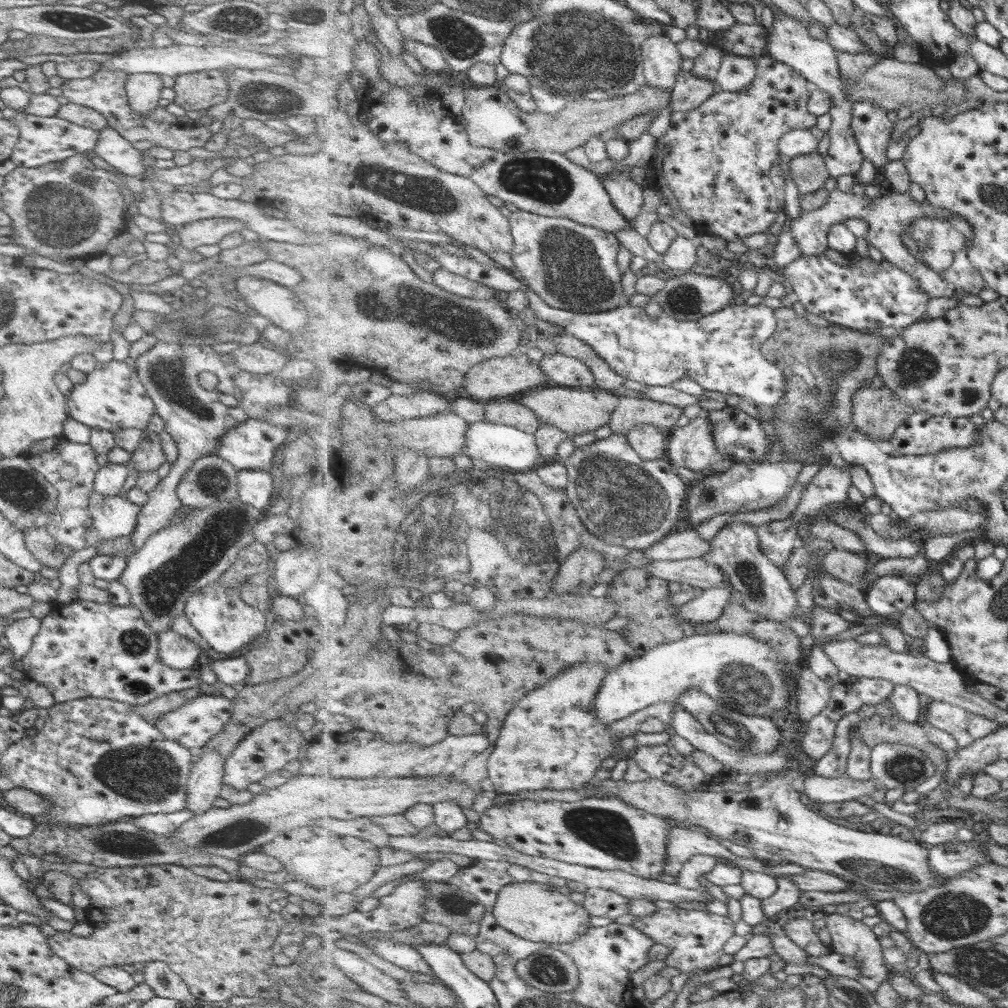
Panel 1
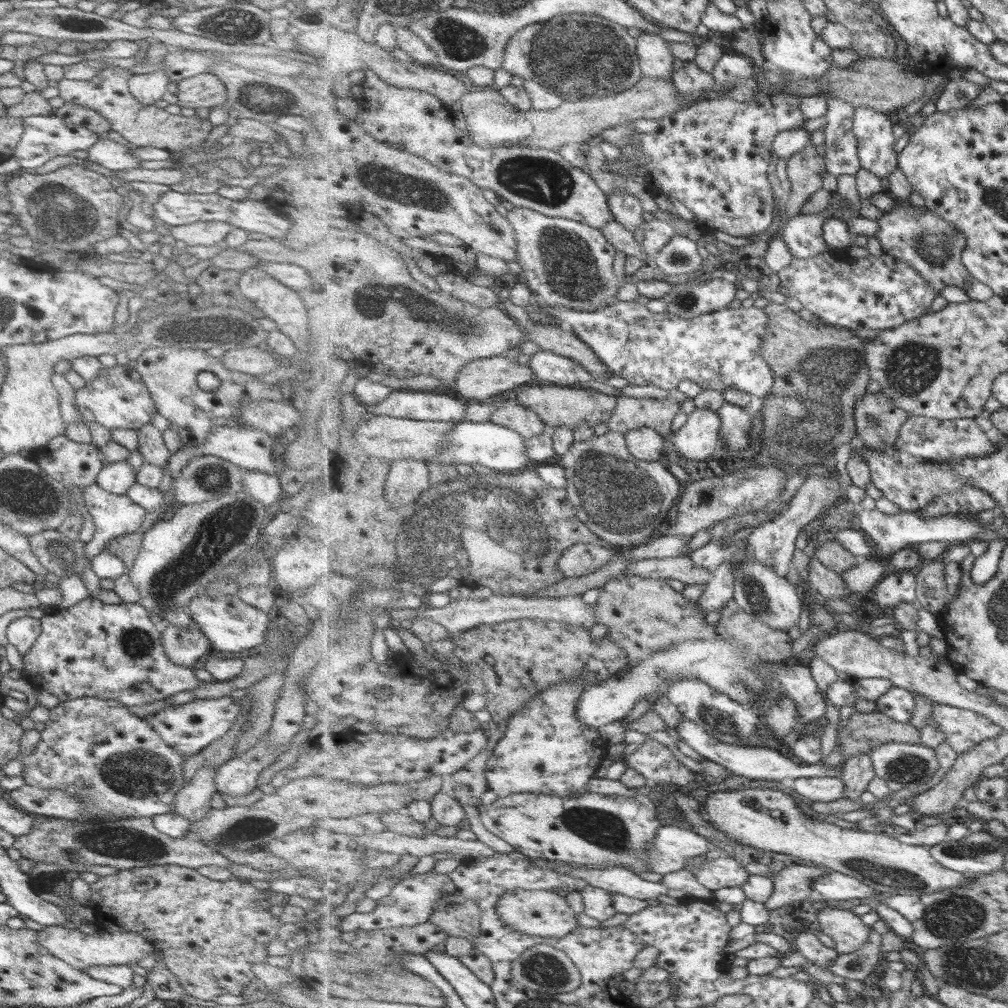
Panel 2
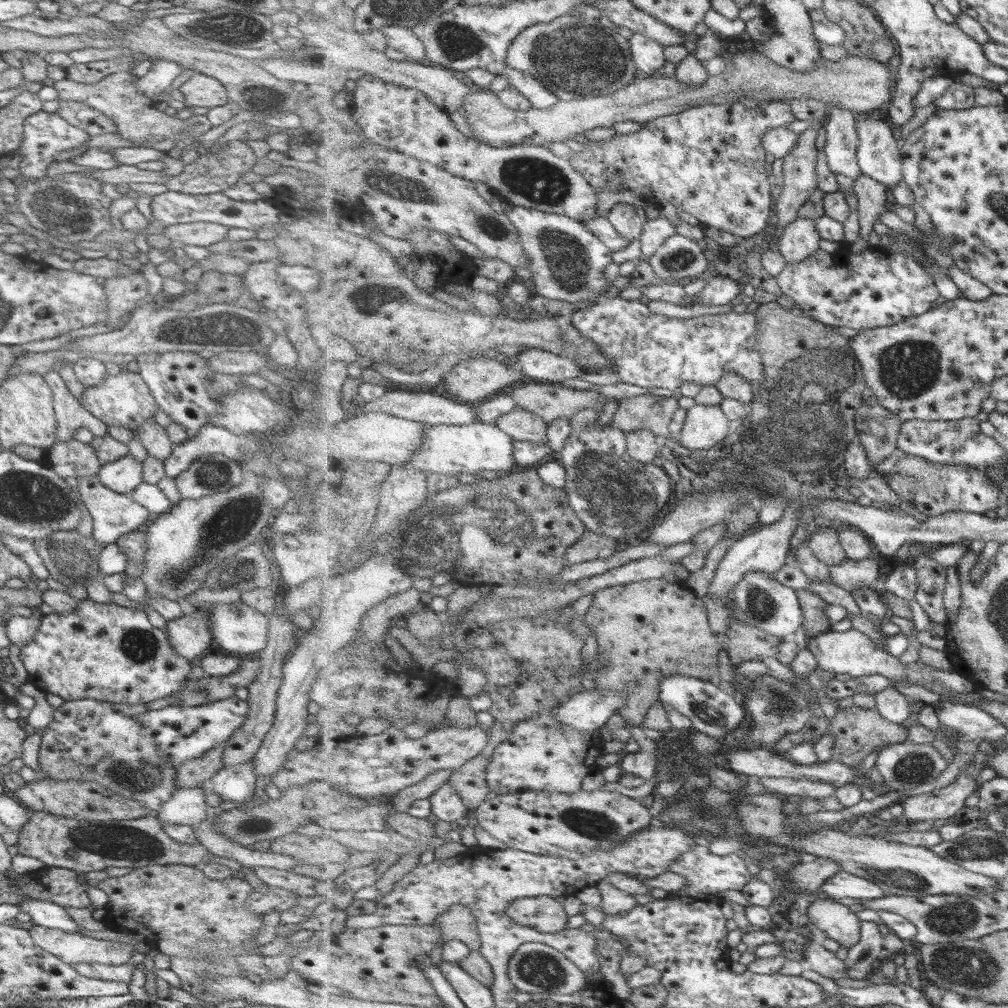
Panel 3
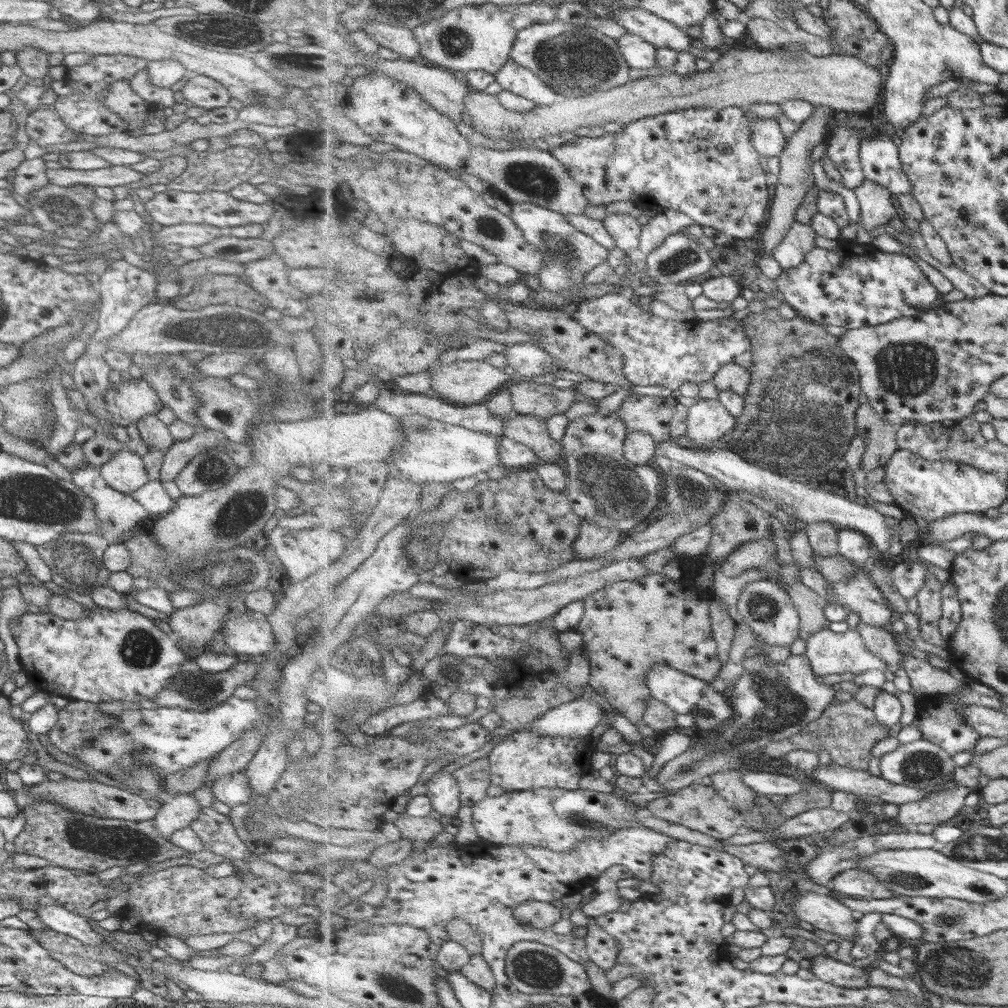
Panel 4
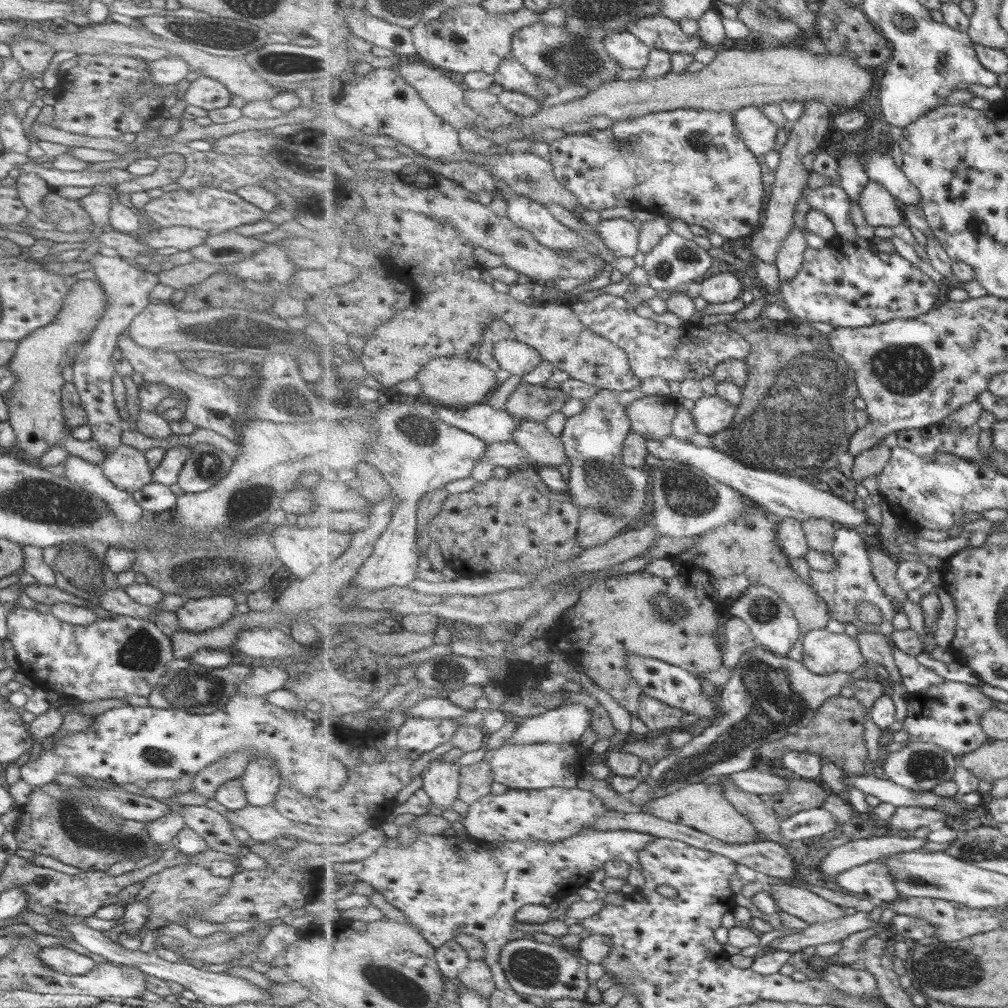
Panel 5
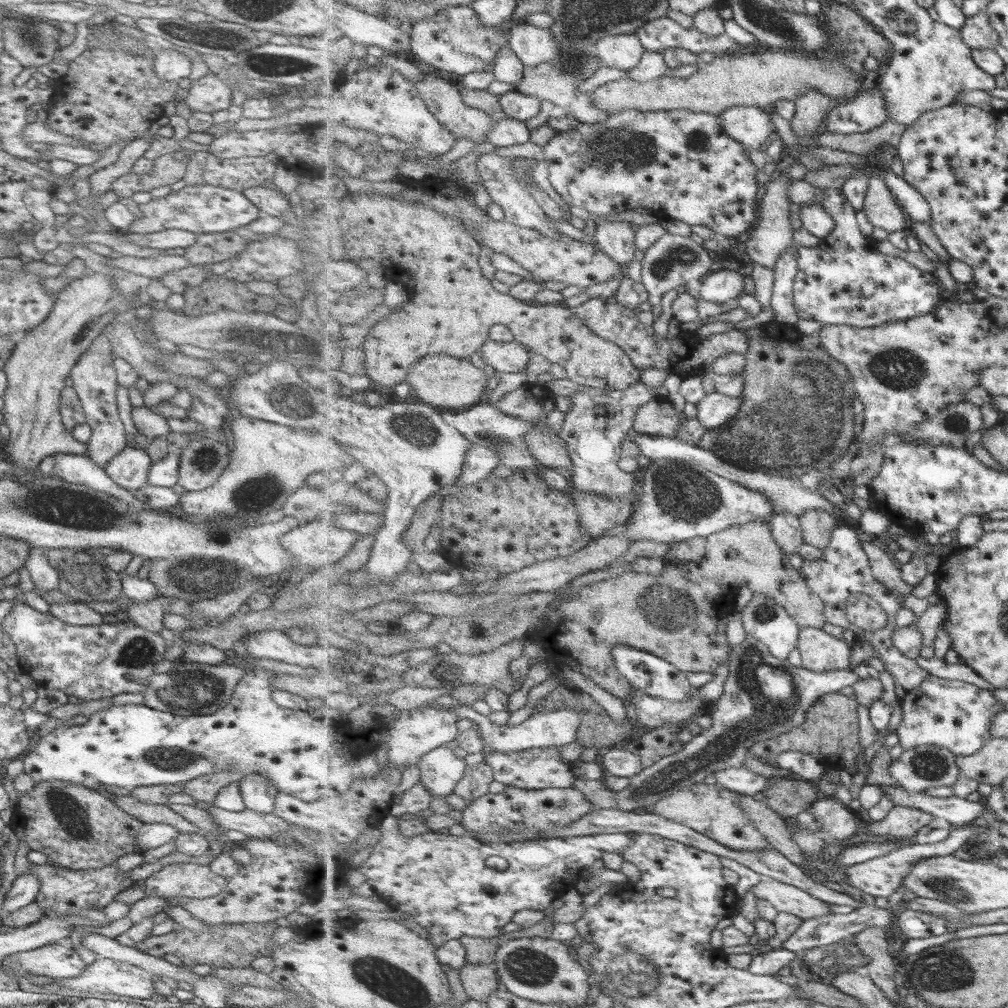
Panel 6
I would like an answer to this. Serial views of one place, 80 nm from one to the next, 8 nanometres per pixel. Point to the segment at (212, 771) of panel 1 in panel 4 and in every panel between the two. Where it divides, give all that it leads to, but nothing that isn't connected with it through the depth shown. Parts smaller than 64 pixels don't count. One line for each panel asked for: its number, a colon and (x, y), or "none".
2: (193, 801)
3: (186, 806)
4: (178, 813)

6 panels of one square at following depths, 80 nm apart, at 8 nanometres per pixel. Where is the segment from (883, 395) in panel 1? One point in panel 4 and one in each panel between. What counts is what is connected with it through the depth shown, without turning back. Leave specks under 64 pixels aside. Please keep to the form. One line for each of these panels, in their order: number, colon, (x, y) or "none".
2: (879, 420)
3: (878, 428)
4: (882, 437)

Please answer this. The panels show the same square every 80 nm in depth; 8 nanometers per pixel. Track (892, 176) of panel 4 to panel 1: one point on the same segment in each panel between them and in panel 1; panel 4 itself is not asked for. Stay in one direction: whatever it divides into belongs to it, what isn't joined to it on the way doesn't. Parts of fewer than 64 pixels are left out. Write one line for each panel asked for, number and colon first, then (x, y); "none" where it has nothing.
1: (873, 127)
2: (874, 130)
3: (879, 156)

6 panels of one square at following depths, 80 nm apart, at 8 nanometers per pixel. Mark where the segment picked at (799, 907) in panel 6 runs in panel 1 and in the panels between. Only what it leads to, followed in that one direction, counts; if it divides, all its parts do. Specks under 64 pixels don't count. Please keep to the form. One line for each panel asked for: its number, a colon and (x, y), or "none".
1: (852, 938)
2: (845, 926)
3: (837, 920)
4: (821, 910)
5: (802, 902)

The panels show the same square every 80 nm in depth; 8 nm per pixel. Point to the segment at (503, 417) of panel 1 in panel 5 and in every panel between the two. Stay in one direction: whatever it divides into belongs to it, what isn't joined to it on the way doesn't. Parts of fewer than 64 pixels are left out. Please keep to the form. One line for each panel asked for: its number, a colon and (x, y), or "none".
2: (526, 421)
3: (522, 425)
4: (527, 429)
5: (544, 448)

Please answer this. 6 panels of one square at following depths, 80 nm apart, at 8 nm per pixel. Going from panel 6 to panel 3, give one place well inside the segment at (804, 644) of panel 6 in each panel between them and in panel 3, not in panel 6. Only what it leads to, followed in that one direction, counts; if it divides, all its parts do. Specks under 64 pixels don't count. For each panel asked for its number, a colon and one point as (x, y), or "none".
3: (851, 652)
4: (830, 653)
5: (824, 652)

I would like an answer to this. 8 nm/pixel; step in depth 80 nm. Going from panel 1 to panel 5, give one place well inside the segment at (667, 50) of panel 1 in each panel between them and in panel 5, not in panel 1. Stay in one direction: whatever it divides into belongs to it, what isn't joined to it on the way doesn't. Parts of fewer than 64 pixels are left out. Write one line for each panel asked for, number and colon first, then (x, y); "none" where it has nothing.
2: (656, 61)
3: (647, 54)
4: (639, 54)
5: (627, 50)

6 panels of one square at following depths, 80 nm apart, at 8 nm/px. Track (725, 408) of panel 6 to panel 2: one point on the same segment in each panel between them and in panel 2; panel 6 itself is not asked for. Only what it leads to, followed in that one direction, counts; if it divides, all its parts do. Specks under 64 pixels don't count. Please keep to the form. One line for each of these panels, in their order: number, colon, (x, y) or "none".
2: (697, 439)
3: (705, 426)
4: (707, 420)
5: (711, 414)

